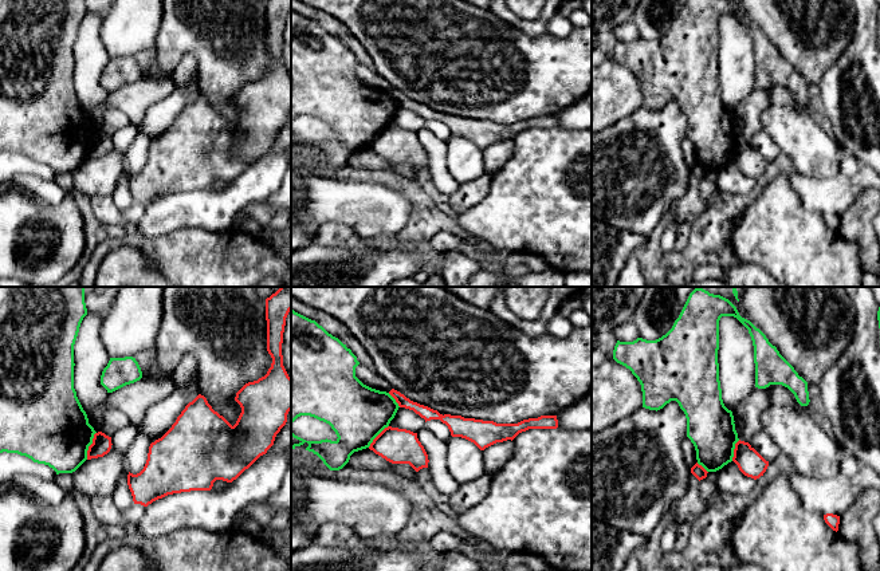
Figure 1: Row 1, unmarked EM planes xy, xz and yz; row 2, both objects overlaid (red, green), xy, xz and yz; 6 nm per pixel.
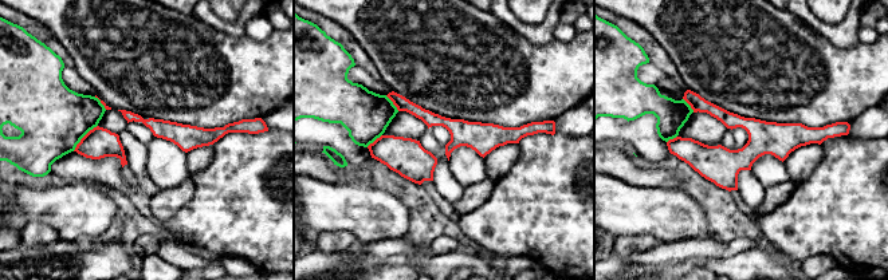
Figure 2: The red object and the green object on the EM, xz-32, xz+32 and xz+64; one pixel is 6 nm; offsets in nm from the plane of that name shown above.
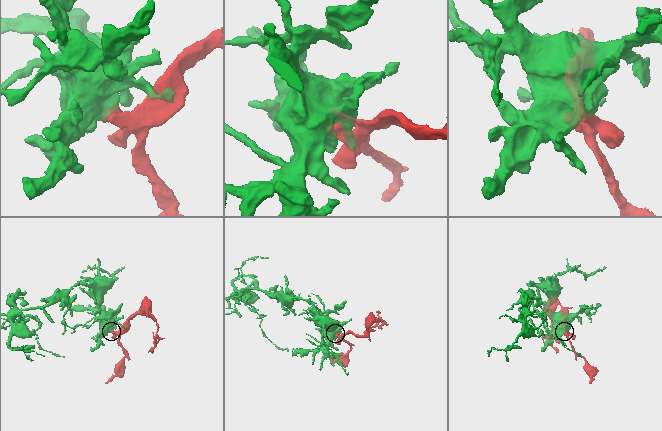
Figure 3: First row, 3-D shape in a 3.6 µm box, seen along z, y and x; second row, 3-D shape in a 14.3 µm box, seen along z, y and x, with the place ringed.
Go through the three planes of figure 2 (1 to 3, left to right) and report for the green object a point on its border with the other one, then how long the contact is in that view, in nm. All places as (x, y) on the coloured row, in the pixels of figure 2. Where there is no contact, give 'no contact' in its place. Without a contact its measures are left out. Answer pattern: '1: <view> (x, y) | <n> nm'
1: xz-32 (83, 137) | 220 nm
2: xz+32 (393, 103) | 130 nm
3: xz+64 (688, 103) | 110 nm

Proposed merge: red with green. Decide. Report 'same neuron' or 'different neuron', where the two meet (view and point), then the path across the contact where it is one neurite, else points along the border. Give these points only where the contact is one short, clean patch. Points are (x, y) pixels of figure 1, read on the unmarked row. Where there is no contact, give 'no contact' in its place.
same neuron | xy (90, 145) | across xy (101, 145), (90, 145), (66, 140), (52, 128)

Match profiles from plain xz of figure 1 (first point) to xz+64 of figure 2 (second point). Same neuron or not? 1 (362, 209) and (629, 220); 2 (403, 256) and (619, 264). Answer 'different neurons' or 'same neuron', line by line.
1: same neuron
2: same neuron

